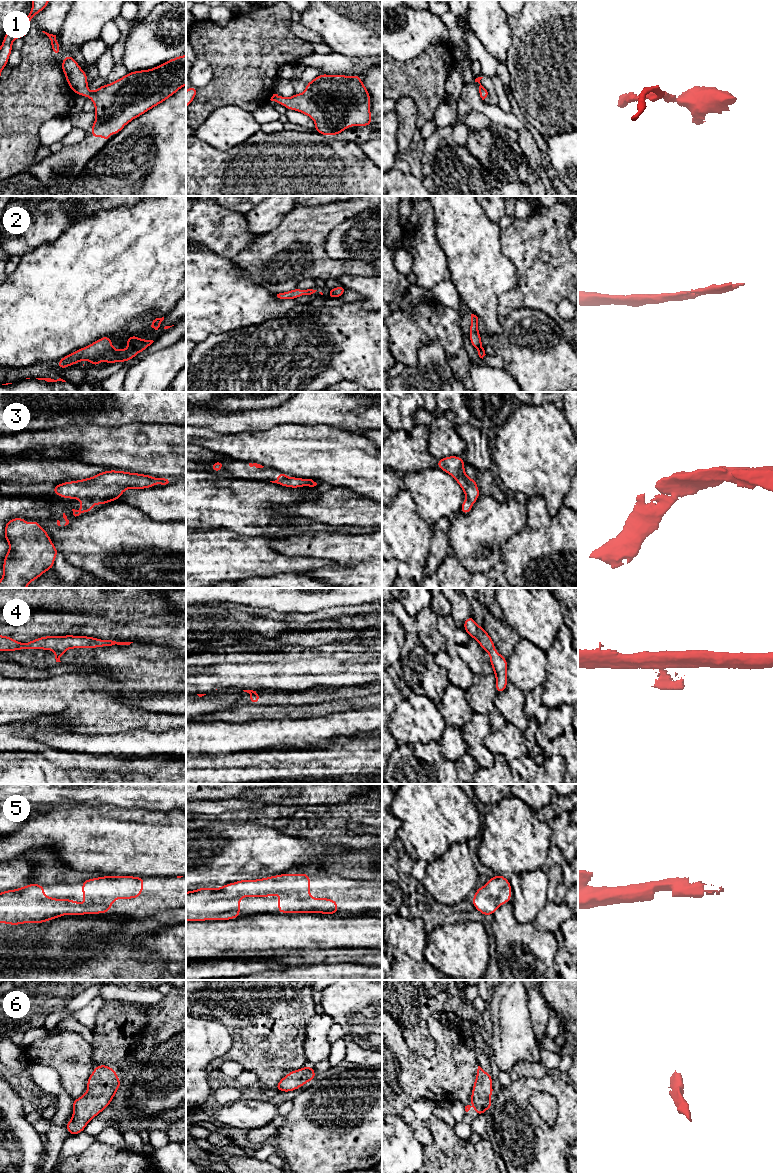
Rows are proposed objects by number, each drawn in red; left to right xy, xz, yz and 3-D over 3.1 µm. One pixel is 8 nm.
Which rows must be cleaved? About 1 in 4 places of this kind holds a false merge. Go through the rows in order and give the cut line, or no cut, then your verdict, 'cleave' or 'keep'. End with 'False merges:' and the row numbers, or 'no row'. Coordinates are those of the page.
1: no cut; keep
2: no cut; keep
3: no cut; keep
4: cut in xy along (63, 650), (54, 651); cleave
5: no cut; keep
6: no cut; keep
False merges: 4

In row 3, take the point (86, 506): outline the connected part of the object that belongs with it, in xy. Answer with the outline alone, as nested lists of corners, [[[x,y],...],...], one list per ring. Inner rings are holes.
[[[109,470],[91,478],[61,483],[51,490],[60,497],[81,500],[80,510],[72,509],[76,517],[91,512],[94,503],[101,506],[116,501],[126,489],[146,489],[158,483],[166,485],[169,481],[145,474]]]

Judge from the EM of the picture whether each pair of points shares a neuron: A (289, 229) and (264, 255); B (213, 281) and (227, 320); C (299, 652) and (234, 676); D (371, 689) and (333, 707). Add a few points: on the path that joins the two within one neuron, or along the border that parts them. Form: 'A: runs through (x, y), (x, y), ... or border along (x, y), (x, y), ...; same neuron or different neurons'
A: runs through (284, 235), (270, 249); same neuron
B: runs through (213, 291), (227, 307), (227, 310); same neuron
C: border along (294, 660), (286, 662), (247, 662); different neurons
D: border along (371, 694), (354, 698), (339, 698), (329, 702); different neurons

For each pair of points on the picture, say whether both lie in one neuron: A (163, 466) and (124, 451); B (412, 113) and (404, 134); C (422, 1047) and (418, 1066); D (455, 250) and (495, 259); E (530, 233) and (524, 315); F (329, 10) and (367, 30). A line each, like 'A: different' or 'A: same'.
A: same
B: same
C: different
D: same
E: different
F: same

